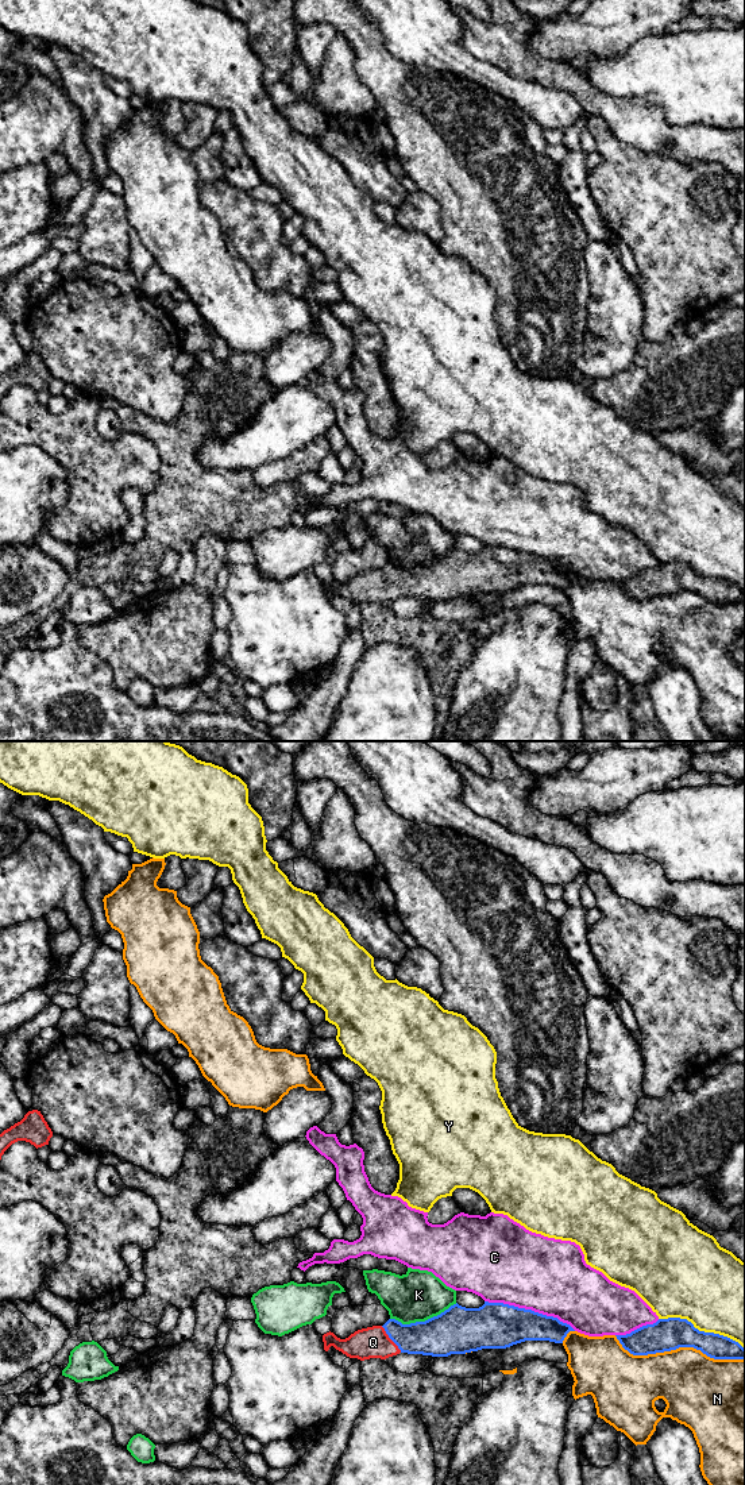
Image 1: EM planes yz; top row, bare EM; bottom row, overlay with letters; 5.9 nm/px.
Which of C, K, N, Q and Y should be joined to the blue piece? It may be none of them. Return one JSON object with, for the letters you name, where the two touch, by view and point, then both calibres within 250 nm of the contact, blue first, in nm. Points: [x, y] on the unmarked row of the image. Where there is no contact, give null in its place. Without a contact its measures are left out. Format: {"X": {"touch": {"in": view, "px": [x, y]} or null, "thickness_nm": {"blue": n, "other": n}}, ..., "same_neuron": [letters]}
{"Q": {"touch": {"in": "yz", "px": [390, 582]}, "thickness_nm": {"blue": 220, "other": 190}}, "same_neuron": ["Q"]}

